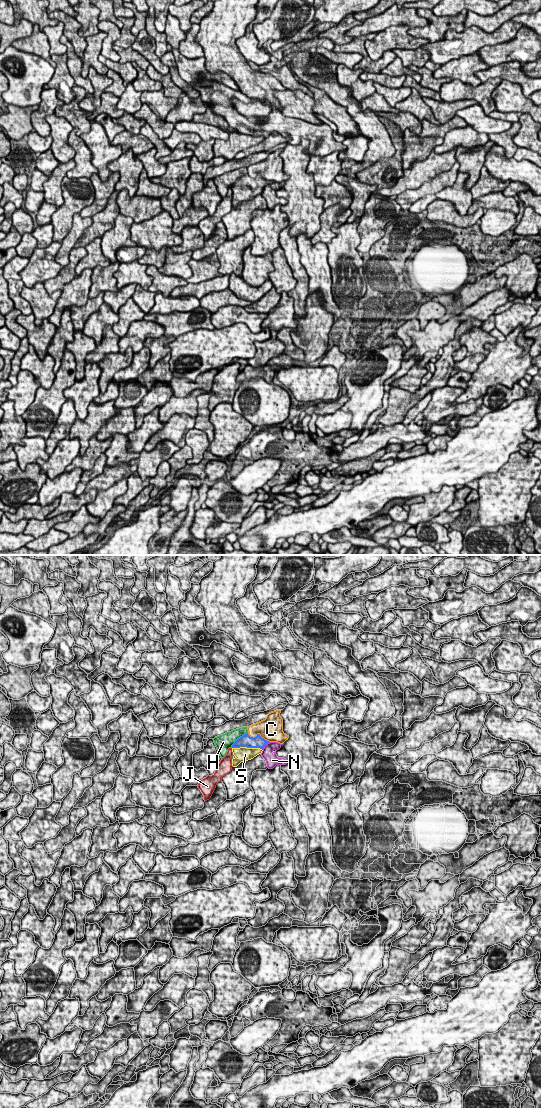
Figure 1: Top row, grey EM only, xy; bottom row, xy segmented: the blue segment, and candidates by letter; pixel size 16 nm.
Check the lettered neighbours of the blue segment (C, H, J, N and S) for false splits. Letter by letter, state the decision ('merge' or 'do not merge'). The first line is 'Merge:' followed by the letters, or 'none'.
Merge: S
C: do not merge
H: do not merge
J: do not merge
N: do not merge
S: merge

